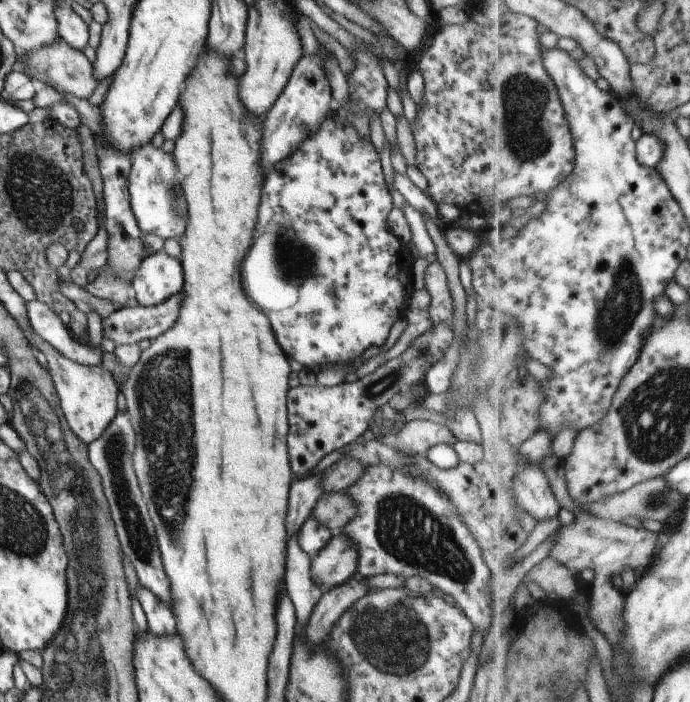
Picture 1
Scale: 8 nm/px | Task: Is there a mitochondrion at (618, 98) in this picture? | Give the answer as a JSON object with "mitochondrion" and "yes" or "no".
{"mitochondrion":"no"}

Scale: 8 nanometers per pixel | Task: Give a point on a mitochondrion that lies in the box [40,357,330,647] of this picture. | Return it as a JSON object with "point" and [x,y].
{"point":[116,446]}

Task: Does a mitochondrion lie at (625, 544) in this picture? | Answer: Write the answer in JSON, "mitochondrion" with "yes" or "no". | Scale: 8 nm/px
{"mitochondrion":"no"}

